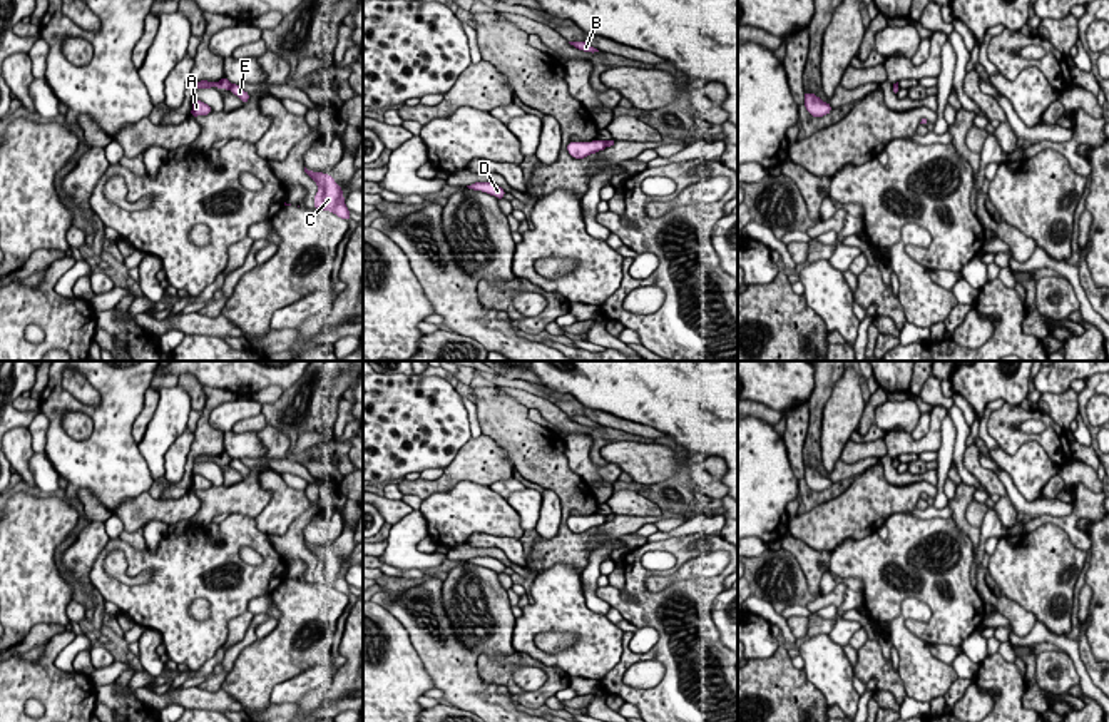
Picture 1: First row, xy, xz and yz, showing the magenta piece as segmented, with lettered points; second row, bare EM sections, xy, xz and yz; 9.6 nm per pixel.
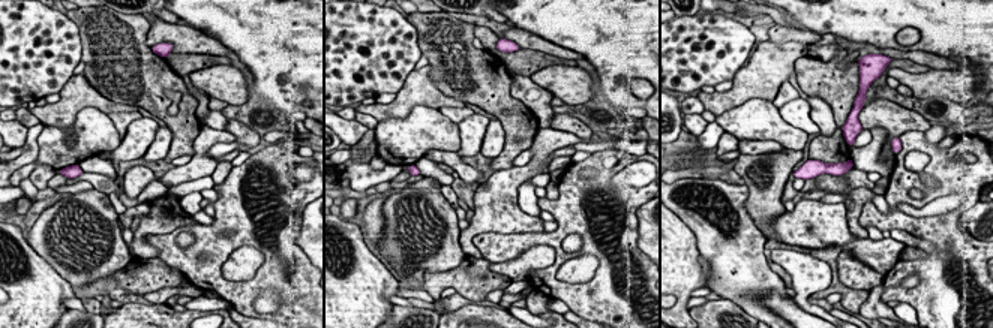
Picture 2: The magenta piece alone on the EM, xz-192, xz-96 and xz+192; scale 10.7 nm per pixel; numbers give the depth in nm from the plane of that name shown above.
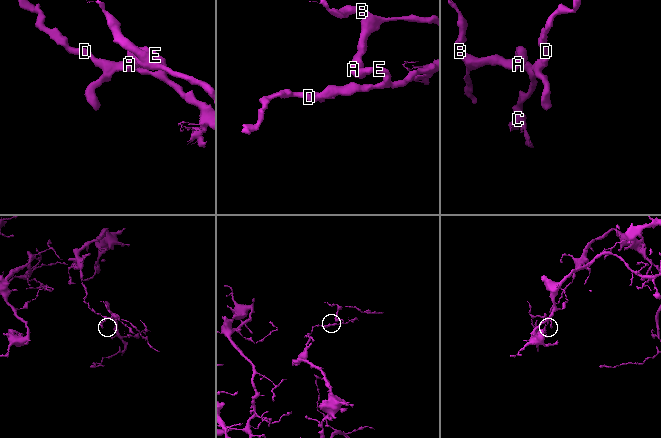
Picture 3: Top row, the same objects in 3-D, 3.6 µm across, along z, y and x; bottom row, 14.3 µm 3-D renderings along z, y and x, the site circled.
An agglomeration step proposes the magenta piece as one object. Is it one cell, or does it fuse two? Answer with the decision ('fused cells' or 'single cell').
fused cells

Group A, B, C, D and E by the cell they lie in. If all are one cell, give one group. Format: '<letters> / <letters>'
A B / C D E

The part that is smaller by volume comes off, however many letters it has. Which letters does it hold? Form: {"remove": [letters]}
{"remove": ["A", "B"]}

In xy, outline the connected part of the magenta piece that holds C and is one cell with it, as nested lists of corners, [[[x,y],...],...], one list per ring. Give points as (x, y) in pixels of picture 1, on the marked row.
[[[304,167],[304,172],[318,184],[314,196],[314,209],[330,211],[338,217],[350,221],[350,211],[345,204],[343,189],[335,182],[333,175],[323,172],[313,172]]]

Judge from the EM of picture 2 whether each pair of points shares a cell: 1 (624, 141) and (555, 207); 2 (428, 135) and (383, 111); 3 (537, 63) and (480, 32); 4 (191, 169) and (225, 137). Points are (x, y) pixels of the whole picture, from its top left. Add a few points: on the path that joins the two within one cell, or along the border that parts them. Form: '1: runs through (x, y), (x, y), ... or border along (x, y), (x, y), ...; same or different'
1: border along (591, 152), (614, 149), (644, 155); different
2: border along (429, 105), (378, 122); different
3: runs through (522, 62), (510, 60), (491, 47); same
4: runs through (200, 159), (200, 150), (215, 137); same

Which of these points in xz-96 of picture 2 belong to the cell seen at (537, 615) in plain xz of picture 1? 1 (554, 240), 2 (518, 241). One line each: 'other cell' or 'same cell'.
1: other cell
2: other cell

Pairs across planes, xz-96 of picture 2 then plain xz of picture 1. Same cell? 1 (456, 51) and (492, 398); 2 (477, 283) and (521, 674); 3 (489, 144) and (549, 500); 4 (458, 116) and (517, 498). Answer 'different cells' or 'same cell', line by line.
1: same cell
2: different cells
3: same cell
4: different cells

